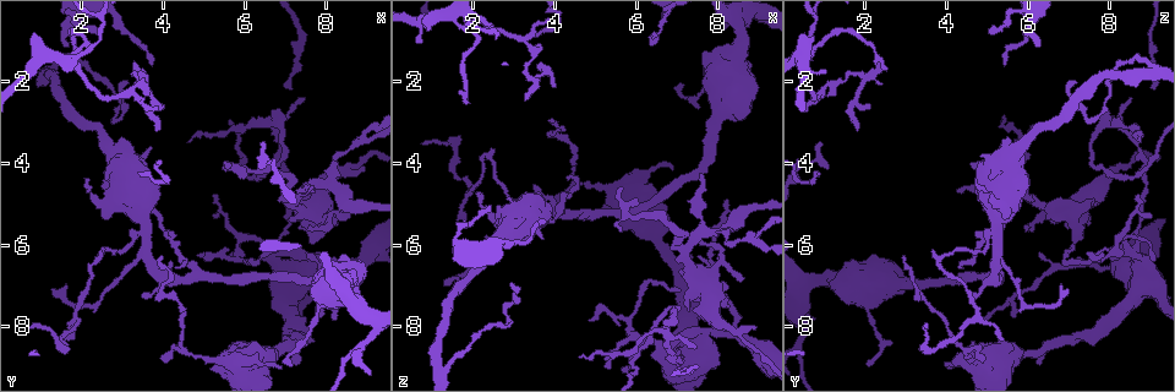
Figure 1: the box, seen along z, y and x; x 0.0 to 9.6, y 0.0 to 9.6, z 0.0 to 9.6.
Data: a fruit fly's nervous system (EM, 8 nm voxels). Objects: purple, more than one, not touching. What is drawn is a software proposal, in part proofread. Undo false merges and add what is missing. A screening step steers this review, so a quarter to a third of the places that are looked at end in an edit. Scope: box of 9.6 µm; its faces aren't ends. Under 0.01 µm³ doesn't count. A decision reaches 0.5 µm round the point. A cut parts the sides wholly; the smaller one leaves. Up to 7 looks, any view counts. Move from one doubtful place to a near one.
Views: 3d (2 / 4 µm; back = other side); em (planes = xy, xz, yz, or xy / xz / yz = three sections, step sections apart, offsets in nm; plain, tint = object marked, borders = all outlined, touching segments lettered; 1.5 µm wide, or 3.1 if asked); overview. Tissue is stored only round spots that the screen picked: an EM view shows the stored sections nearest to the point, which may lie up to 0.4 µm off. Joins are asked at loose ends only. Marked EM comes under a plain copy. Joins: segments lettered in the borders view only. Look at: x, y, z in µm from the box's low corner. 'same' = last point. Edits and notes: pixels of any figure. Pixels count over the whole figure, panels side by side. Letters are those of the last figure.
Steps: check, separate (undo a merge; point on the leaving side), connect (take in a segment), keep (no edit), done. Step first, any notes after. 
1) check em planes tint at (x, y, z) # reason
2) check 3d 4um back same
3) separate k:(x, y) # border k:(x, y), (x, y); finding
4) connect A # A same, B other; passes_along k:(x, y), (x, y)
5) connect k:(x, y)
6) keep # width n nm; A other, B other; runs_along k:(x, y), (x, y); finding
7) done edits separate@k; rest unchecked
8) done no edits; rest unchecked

check 3d 4um at (7.10, 6.10, 8.25) # closes a loop

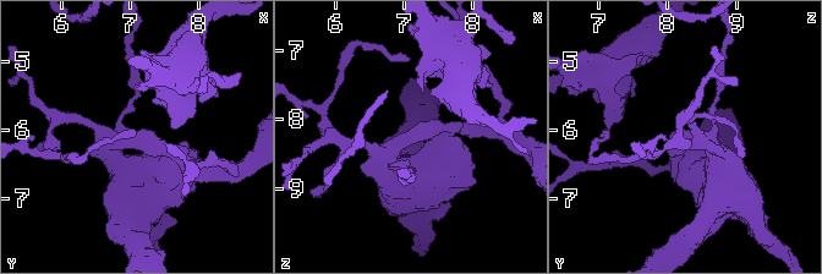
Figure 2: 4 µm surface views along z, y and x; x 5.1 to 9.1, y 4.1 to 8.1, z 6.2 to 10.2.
check em planes borders at (7.10, 6.10, 8.30) # need the tissue

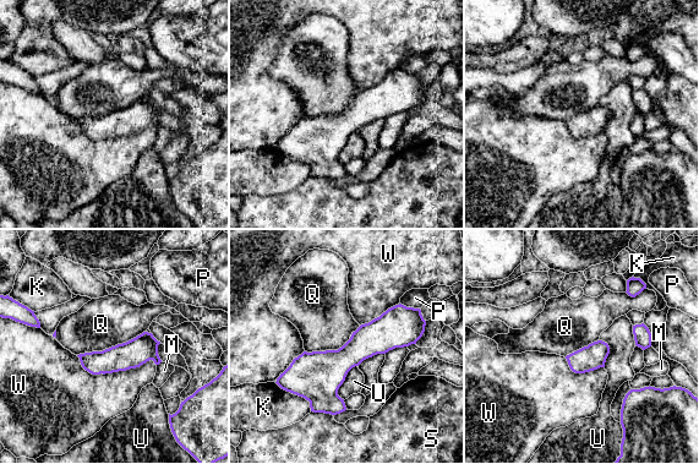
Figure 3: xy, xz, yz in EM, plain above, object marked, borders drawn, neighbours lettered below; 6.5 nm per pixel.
keep # width 90 nm; K other, M other, P other, Q other, S other, U other, W other; runs_along 3:(421, 322), (343, 360), (298, 360); all the same neuron

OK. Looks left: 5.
check em planes tint at (4.35, 6.55, 4.35) # an open end

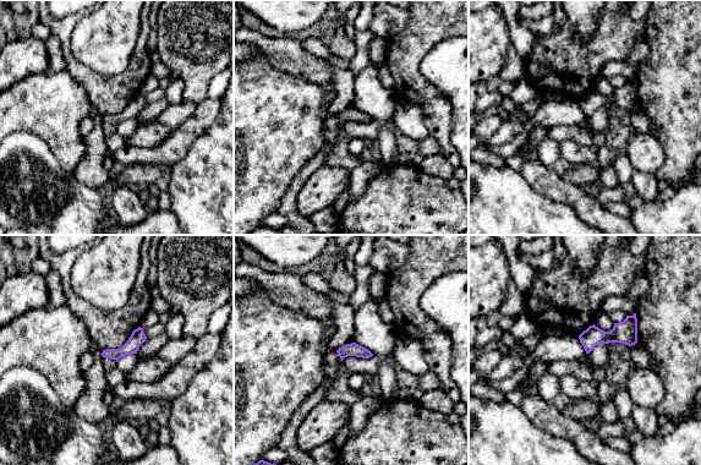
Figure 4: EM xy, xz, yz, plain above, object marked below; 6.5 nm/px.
check em planes borders same

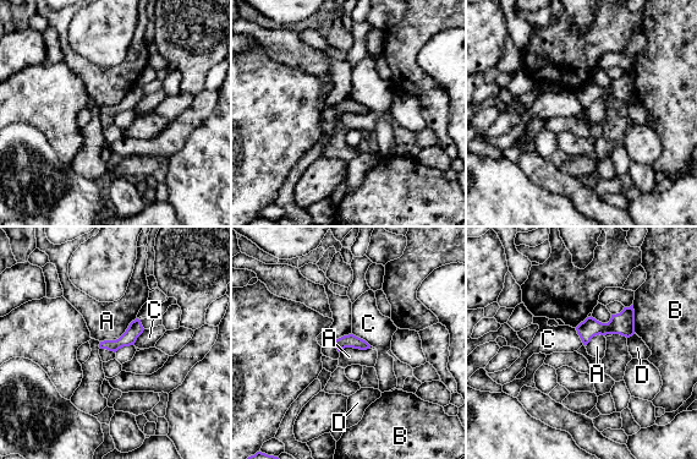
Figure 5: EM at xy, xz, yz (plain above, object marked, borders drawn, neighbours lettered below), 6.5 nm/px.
keep # width 90 nm; A other, B other, C other, D other; runs_along 5:(137, 322), (120, 343), (103, 345); none of them fits

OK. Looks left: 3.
check 3d 2um back at (7.35, 8.85, 6.20) # free end

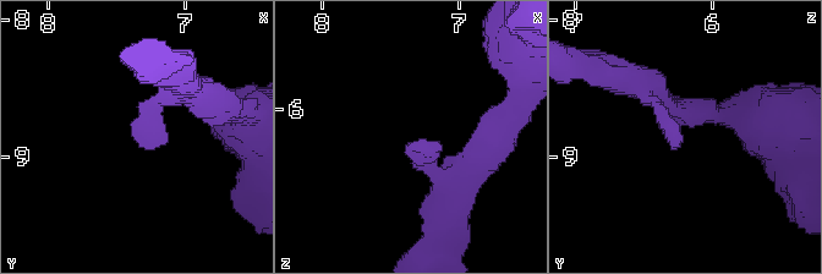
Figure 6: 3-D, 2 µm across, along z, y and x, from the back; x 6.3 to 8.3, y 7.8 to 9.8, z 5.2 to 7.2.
check em planes borders at (7.36, 8.86, 6.26) # now the EM

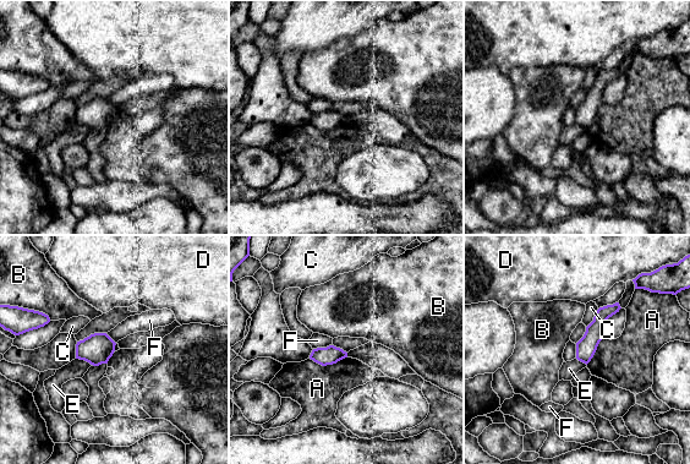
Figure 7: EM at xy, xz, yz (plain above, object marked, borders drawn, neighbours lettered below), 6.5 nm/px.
keep # A other, B other, C other, D other, E other, F other; none of them fits

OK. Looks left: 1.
done no edits; rest unchecked

